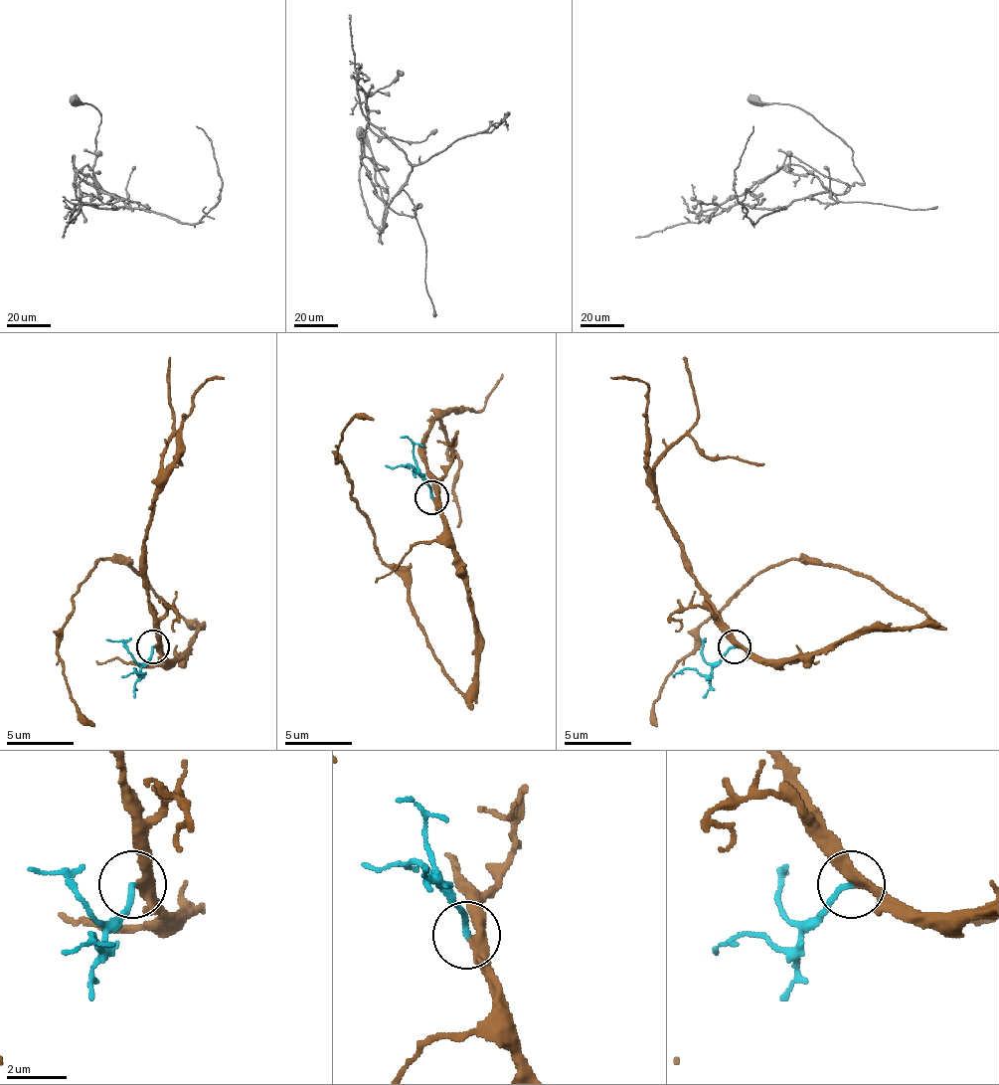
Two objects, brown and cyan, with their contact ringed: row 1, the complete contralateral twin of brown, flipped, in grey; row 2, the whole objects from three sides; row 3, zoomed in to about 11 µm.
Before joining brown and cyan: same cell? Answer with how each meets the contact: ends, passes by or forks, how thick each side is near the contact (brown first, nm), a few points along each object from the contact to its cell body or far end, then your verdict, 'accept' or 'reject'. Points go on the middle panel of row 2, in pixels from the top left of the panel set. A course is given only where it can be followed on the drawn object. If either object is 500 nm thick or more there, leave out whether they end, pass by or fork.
brown passes by; cyan ends; calibres 280 and 180 nm; course brown (432, 496), (476, 631), (466, 690), (382, 560), (339, 459), (356, 416), (372, 420); course cyan (432, 496), (429, 483), (416, 469), (413, 443), (399, 436); accept

